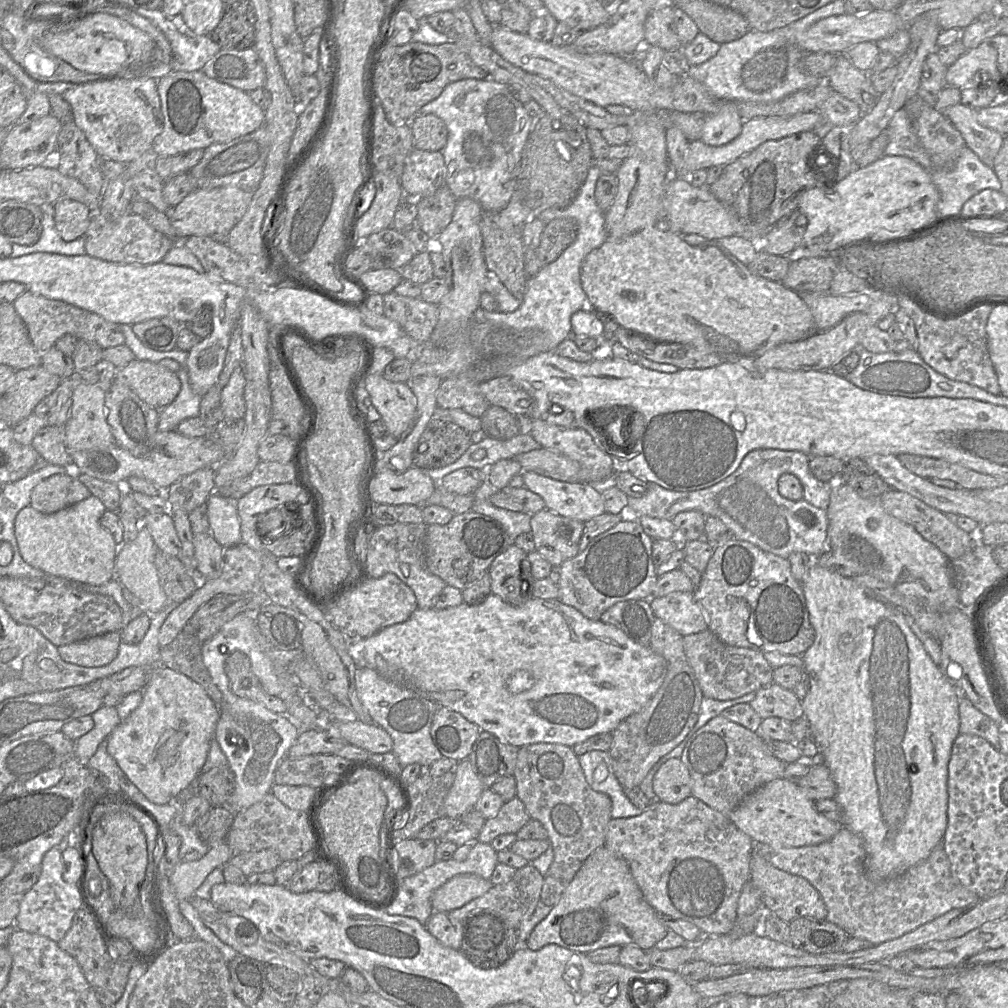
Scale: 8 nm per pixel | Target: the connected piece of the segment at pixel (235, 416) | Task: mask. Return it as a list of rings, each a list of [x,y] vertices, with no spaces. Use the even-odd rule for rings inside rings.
[[[241,365],[233,371],[221,392],[221,409],[224,420],[239,420],[245,417],[245,385],[245,373]]]

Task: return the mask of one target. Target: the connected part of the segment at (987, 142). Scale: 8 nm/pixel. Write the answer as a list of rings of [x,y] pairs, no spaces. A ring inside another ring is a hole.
[[[958,103],[940,112],[962,134],[966,146],[974,151],[984,164],[993,168],[994,159],[1003,144],[1004,135],[980,124],[976,110]]]

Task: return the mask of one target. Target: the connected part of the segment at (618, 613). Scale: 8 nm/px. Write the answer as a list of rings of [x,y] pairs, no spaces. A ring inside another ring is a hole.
[[[650,595],[642,600],[625,600],[617,602],[601,615],[600,620],[620,628],[628,637],[638,644],[650,646],[652,625],[655,620],[655,615],[651,610],[650,603],[654,599],[655,597]]]

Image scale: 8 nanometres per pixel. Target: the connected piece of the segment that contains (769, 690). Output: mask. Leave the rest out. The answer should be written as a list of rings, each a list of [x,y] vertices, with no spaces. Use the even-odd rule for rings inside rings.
[[[774,682],[759,689],[749,704],[762,719],[778,717],[792,722],[804,717],[796,694]]]

